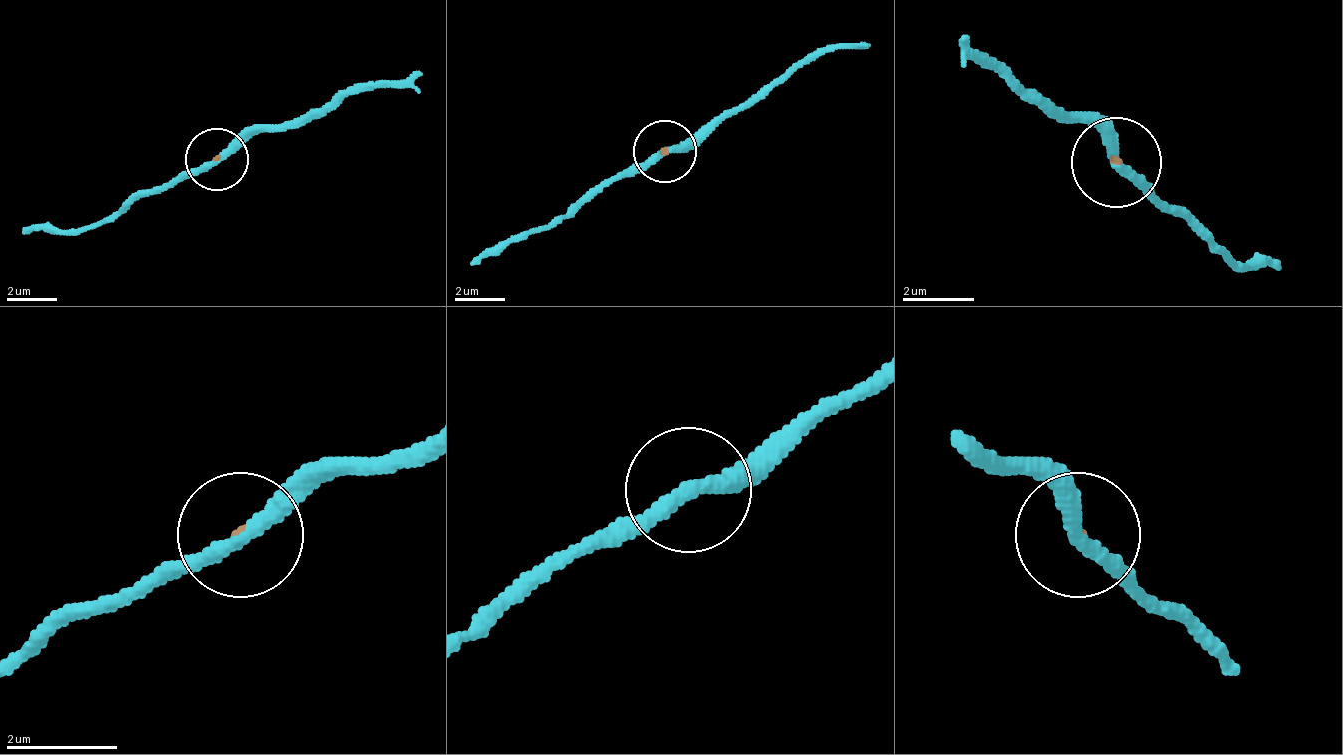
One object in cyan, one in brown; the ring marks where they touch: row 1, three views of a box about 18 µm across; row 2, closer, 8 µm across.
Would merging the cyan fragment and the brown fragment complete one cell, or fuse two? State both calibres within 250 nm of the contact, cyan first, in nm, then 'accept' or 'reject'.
280/70 nm | reject

